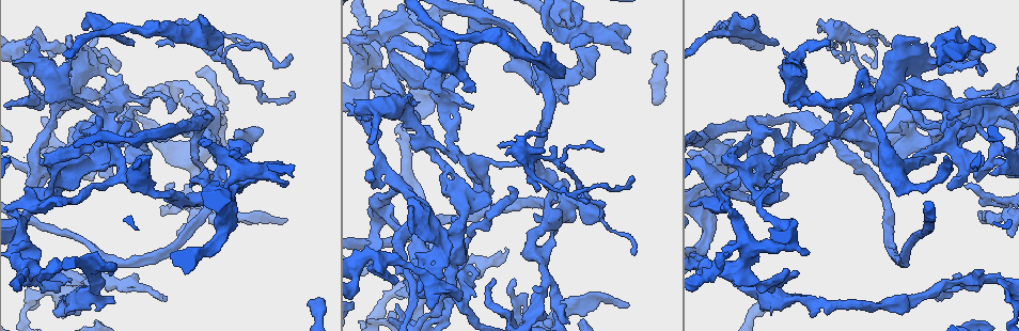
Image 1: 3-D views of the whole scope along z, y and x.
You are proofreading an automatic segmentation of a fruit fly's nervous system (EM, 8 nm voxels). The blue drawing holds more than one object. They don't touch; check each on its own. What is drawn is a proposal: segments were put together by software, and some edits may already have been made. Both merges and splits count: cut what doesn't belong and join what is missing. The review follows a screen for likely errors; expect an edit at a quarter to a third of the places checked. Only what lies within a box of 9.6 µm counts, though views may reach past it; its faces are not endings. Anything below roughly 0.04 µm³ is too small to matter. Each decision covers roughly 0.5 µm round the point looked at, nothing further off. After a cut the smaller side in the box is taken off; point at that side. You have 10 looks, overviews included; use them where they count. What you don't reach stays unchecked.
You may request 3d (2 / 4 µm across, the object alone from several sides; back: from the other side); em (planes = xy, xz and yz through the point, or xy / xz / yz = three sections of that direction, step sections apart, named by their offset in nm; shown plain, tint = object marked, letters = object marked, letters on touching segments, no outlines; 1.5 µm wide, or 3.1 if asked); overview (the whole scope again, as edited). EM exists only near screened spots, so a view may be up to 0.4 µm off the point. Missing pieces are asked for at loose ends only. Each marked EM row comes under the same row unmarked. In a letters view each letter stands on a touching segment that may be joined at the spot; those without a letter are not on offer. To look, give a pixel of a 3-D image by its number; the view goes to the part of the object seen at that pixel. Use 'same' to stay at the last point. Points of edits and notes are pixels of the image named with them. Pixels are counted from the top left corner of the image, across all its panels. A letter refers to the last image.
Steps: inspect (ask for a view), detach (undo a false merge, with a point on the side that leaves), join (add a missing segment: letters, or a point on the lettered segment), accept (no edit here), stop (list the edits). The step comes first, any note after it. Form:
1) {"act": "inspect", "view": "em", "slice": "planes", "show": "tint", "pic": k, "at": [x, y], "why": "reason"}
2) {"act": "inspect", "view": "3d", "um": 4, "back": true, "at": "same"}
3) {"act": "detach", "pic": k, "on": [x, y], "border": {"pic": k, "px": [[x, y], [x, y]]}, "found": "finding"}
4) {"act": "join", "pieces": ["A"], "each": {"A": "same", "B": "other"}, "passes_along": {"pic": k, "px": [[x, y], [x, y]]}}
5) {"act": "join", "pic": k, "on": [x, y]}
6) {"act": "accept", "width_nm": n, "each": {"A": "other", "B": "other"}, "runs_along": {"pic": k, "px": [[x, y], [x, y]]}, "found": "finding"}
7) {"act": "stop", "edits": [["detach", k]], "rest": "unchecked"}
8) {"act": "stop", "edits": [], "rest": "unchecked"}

{"act": "inspect", "view": "em", "slice": "planes", "show": "tint", "pic": 1, "at": [290, 92], "why": "tapers out"}

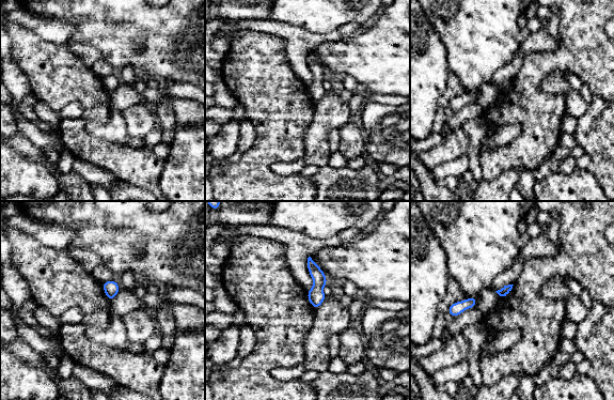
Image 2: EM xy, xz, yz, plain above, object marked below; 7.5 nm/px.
{"act": "inspect", "view": "em", "slice": "planes", "show": "letters", "at": "same"}

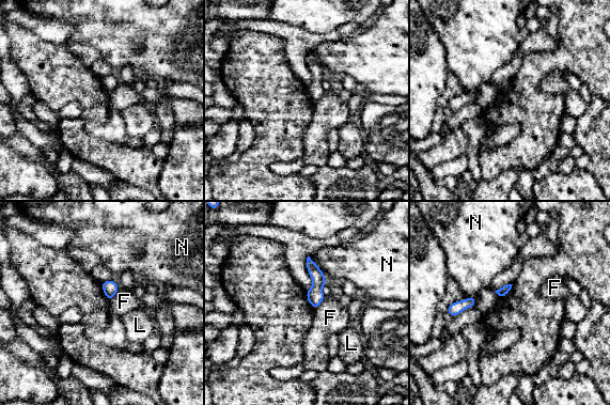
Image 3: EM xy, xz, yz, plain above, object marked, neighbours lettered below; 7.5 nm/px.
{"act": "accept", "longest_contact_nm": ["N", 240], "each": {"F": "other", "L": "other", "N": "other"}, "border": {"pic": 3, "px": [[309, 256], [327, 280]]}, "found": "no lettered segment goes on from it"}

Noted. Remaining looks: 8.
{"act": "inspect", "view": "3d", "um": 4, "pic": 1, "at": [240, 218], "why": "thick turns thin"}

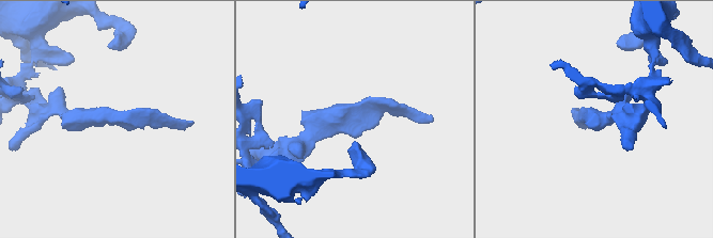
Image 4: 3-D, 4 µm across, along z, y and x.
{"act": "inspect", "view": "em", "slice": "planes", "show": "letters", "pic": 4, "at": [584, 119], "why": "shape alone is not enough"}

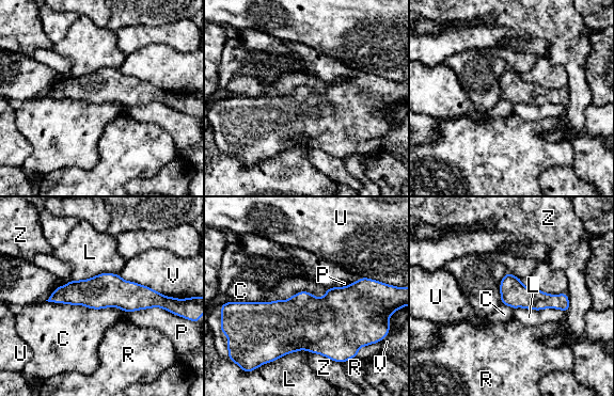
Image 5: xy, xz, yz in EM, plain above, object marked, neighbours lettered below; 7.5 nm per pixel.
{"act": "accept", "width_nm": 200, "each": {"C": "other", "L": "other", "P": "other", "R": "other", "U": "other", "V": "other", "Z": "other"}, "runs_along": {"pic": 5, "px": [[51, 299], [126, 295], [166, 304]]}, "found": "continuous, no second neuron"}

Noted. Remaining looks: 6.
{"act": "inspect", "view": "em", "slice": "planes", "show": "letters", "pic": 1, "at": [655, 99], "why": "end of a long branch"}

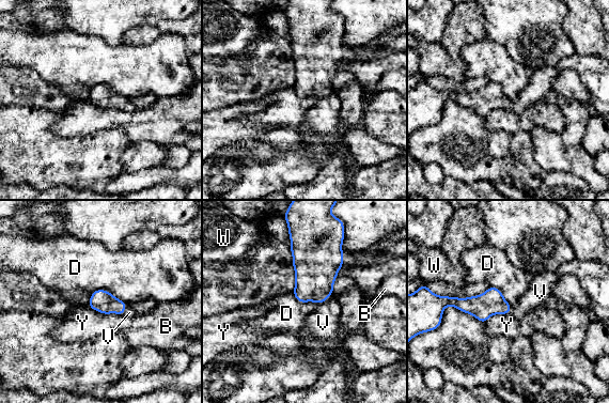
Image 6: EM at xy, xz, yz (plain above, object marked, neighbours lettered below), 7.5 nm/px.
{"act": "join", "pieces": ["V"], "width_nm": 170, "each": {"B": "other", "D": "other", "V": "same", "W": "other", "Y": "other"}, "passes_along": {"pic": 6, "px": [[316, 268], [324, 300], [323, 323]]}, "found": "it goes on there"}

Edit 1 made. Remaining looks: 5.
{"act": "inspect", "view": "em", "slice": "xz", "step": 8, "show": "tint", "pic": 1, "at": [472, 91]}

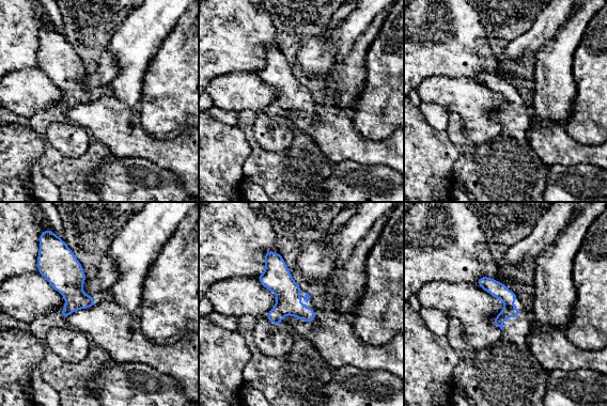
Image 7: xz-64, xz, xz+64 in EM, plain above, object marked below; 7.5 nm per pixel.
{"act": "inspect", "view": "em", "slice": "planes", "show": "letters", "at": "same"}

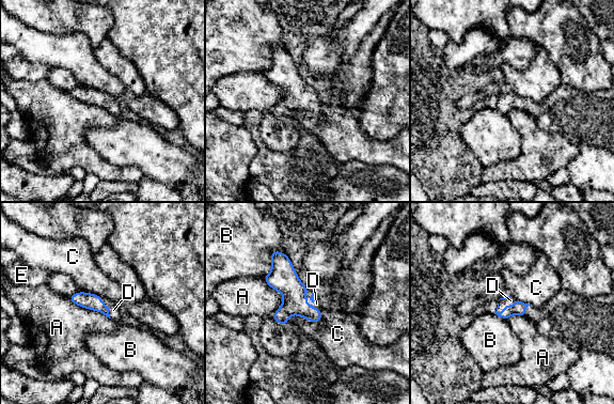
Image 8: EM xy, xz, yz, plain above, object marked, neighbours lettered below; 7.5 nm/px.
{"act": "join", "pieces": ["D"], "width_nm": 100, "each": {"A": "other", "B": "other", "C": "other", "D": "same", "E": "other"}, "passes_along": {"pic": 8, "px": [[284, 279], [310, 299], [316, 304]]}, "found": "the neuron continues"}

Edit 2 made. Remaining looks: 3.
{"act": "stop", "edits": [["join", 6], ["join", 8]], "rest": "unchecked"}

